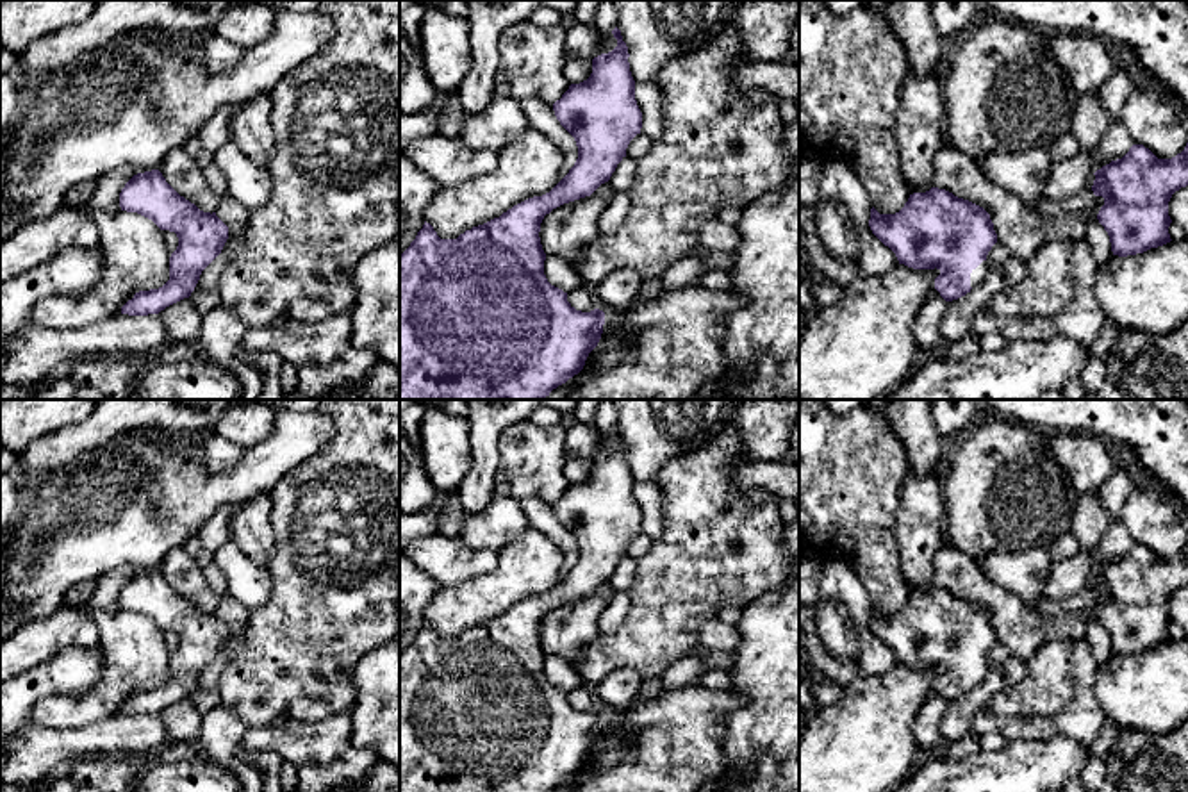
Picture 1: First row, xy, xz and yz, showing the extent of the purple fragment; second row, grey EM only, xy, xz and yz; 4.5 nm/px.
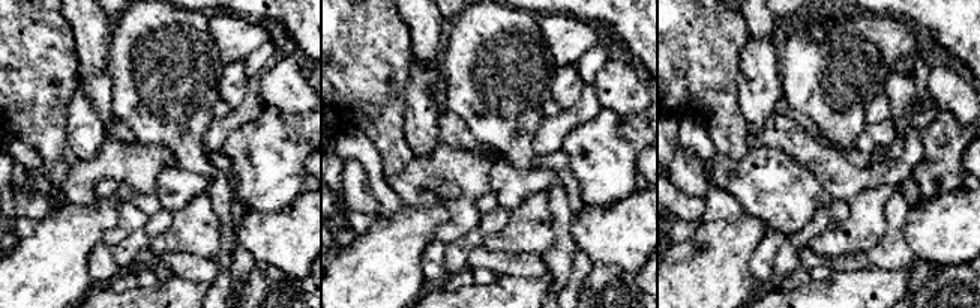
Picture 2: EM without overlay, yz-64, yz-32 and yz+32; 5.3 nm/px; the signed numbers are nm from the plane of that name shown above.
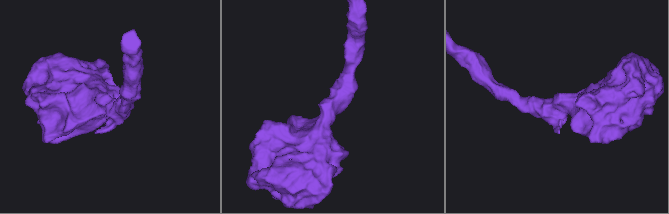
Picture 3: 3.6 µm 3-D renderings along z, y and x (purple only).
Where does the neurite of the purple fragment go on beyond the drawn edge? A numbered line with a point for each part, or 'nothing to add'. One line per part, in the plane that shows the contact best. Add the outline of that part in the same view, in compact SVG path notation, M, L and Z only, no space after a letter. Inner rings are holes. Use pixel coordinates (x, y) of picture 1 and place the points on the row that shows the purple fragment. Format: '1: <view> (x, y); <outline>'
1: yz (978, 275); M983 260L976 269L972 269L970 287L974 289L976 285L979 285L986 278L988 271L990 271L990 266L986 260Z

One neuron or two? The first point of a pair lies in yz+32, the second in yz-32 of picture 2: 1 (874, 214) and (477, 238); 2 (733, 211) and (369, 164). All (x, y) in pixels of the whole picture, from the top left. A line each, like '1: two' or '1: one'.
1: two
2: one

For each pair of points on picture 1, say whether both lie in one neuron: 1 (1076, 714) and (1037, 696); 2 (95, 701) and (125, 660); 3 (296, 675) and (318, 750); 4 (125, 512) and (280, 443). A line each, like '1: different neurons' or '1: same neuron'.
1: different neurons
2: same neuron
3: different neurons
4: same neuron

